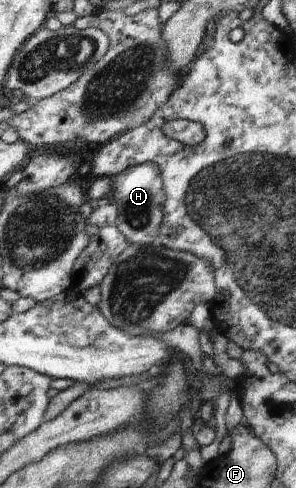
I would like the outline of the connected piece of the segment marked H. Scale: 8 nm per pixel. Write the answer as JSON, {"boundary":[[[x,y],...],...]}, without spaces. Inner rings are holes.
{"boundary":[[[154,161],[142,163],[122,171],[114,177],[112,196],[119,208],[118,228],[131,243],[159,245],[157,241],[164,220],[164,187],[160,170]]]}

